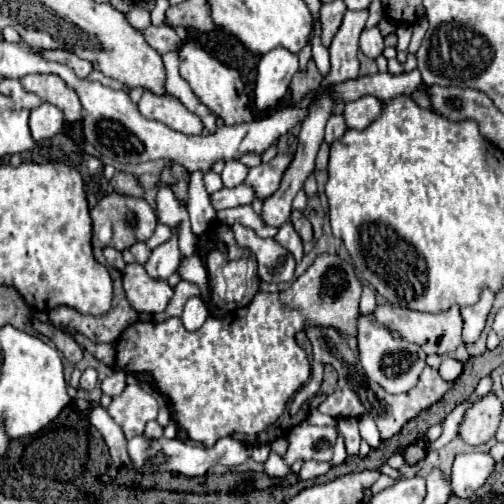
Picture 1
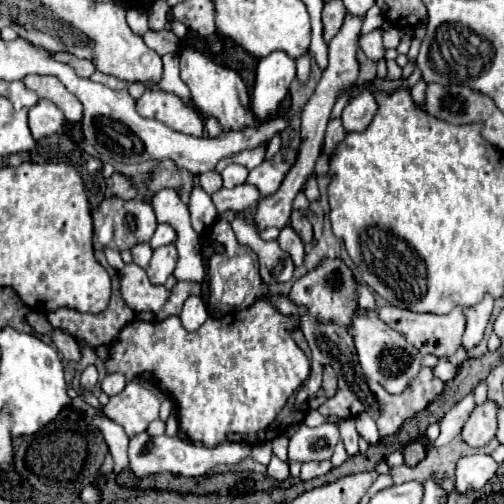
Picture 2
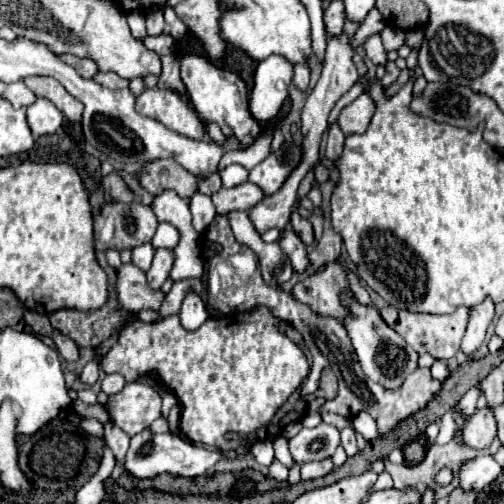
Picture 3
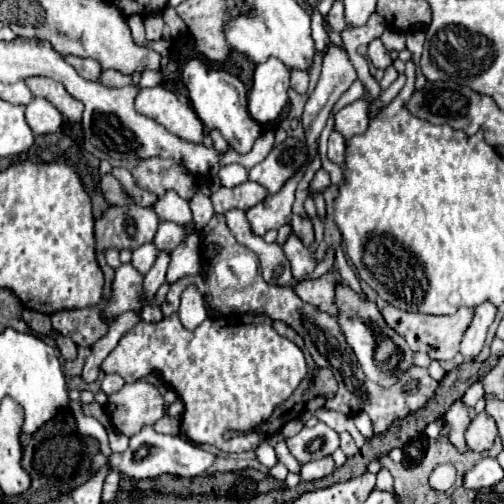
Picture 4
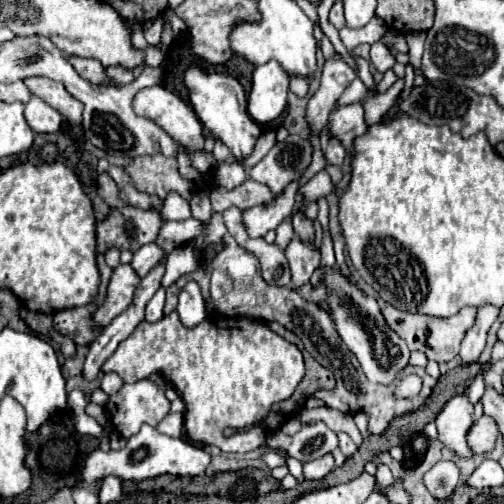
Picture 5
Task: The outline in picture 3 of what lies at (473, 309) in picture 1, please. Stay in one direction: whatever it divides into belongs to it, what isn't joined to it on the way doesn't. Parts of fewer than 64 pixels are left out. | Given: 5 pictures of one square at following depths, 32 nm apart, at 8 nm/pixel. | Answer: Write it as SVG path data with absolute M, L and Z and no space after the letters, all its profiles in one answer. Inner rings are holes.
M484 300L478 306L470 308L468 328L462 338L462 352L466 356L470 356L474 350L480 348L480 344L484 342L486 328L492 322L492 318L494 318L494 302L492 300Z

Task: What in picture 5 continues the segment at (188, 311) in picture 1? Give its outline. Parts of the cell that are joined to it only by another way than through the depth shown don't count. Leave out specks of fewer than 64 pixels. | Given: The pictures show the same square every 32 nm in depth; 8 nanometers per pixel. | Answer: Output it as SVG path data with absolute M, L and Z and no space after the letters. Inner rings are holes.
M188 282L178 298L178 316L182 320L182 324L186 328L194 328L198 326L204 318L206 318L206 306L204 306L204 298L202 292L198 288L196 282Z

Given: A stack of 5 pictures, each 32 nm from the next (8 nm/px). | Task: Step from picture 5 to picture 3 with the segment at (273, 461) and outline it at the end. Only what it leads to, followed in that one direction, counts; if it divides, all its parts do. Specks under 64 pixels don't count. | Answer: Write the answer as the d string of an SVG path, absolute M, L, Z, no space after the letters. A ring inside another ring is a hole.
M270 440L256 442L250 452L252 452L254 460L260 462L260 464L264 464L264 466L270 466L272 460L274 460L274 450L272 450L272 442L270 442Z

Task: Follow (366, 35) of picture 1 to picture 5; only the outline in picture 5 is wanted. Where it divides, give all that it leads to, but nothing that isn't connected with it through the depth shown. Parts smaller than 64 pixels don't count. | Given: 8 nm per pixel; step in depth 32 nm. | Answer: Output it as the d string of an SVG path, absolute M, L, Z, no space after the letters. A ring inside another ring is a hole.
M374 42L374 44L370 46L370 62L376 66L376 70L386 72L388 68L394 66L396 60L392 58L390 50L388 50L382 42Z

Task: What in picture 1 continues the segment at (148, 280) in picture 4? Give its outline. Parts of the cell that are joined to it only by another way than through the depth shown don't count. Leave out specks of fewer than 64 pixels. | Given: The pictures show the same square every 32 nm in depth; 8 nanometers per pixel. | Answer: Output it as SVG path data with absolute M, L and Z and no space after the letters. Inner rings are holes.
M172 228L172 238L152 250L148 262L144 264L146 272L152 278L168 278L180 266L180 248L178 248L178 228Z

